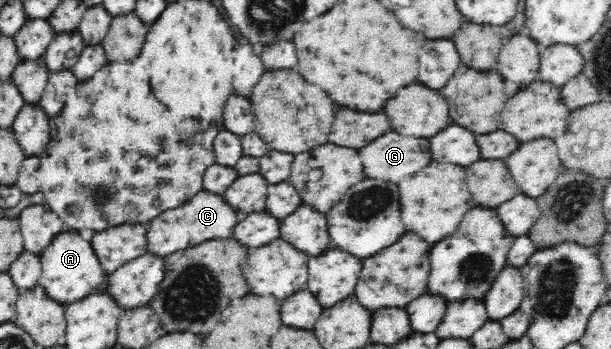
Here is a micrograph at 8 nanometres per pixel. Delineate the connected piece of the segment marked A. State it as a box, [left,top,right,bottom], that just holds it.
[38,231,105,306]

